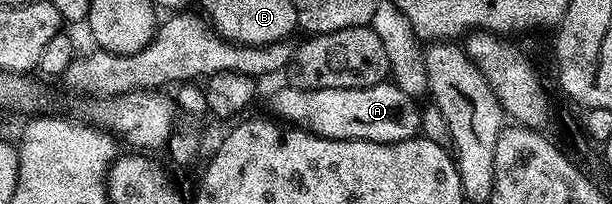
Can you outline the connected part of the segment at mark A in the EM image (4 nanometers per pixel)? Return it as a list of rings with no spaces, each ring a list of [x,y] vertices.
[[[384,81],[372,87],[361,89],[301,89],[294,85],[286,85],[275,95],[275,107],[281,111],[286,122],[312,131],[326,139],[356,139],[357,141],[373,141],[374,143],[400,143],[406,139],[414,139],[419,131],[419,107],[412,96],[403,92],[395,82]]]

